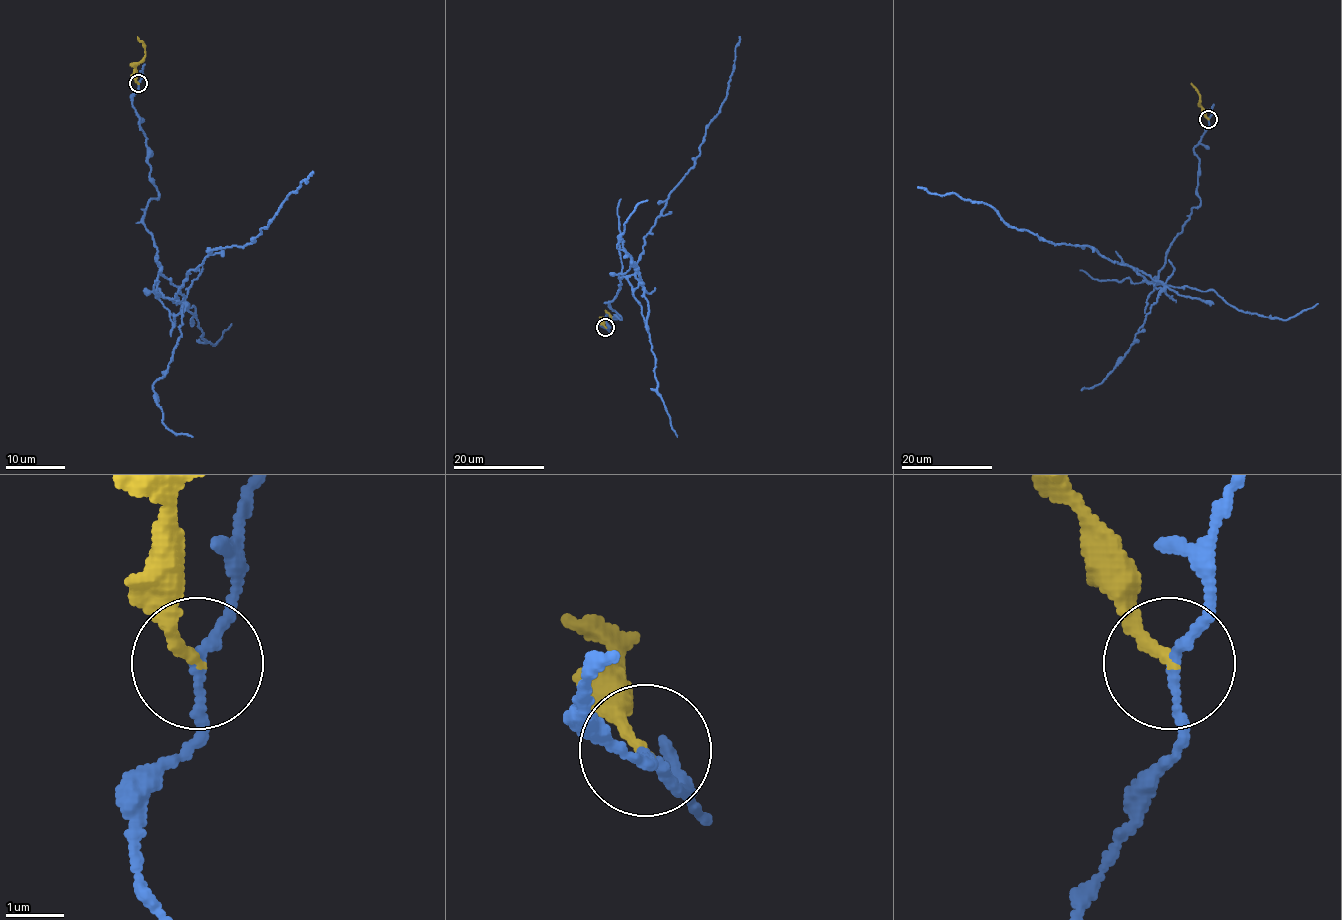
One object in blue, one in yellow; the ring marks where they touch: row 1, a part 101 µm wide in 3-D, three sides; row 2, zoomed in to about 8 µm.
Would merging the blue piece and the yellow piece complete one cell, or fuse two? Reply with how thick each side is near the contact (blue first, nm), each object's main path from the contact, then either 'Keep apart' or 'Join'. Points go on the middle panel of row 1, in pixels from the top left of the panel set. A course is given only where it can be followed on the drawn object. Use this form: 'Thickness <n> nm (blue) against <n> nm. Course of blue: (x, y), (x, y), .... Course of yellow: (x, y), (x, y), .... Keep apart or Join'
Thickness 140 nm (blue) against 190 nm. Course of blue: (605, 327), (606, 313), (621, 318), (610, 303), (620, 278), (636, 272), (644, 237), (700, 152), (739, 36). Course of yellow: (605, 327), (604, 320), (611, 319), (605, 310). Keep apart

